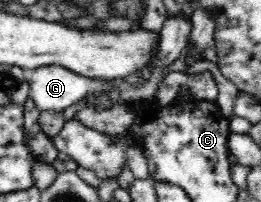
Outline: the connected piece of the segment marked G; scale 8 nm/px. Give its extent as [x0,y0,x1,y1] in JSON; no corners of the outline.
[25,65,113,112]

